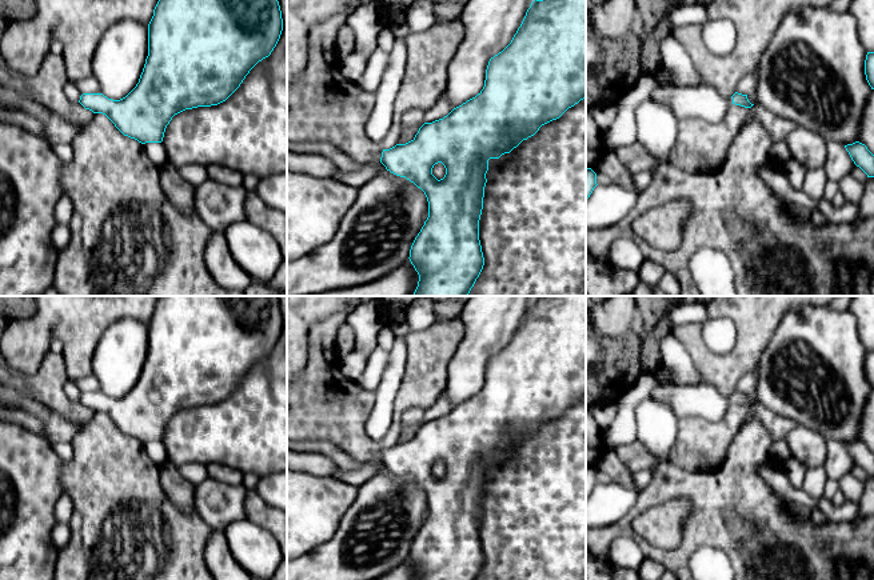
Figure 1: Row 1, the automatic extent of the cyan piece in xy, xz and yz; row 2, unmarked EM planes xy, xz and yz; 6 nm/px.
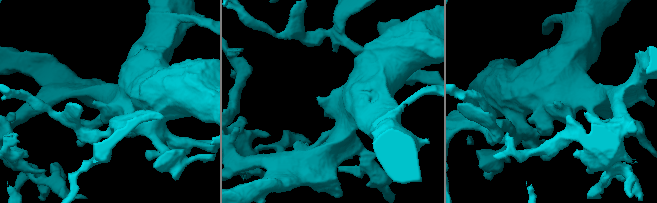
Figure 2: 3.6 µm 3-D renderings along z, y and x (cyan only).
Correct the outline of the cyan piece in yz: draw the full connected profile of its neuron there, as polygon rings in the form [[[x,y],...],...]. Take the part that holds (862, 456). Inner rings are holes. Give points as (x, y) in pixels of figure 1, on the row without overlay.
[[[859,440],[845,444],[851,459],[857,465],[859,465],[867,476],[874,476],[874,453],[867,448],[867,445]]]

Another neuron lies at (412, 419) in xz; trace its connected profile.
[[[411,408],[407,409],[402,416],[402,433],[398,443],[406,443],[403,440],[403,433],[410,431],[411,439],[414,439],[419,427],[424,423],[424,409],[422,408]]]

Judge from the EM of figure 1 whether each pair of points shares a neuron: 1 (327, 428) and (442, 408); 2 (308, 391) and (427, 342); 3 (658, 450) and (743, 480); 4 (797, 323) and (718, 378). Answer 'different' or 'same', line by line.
1: different
2: same
3: different
4: different

